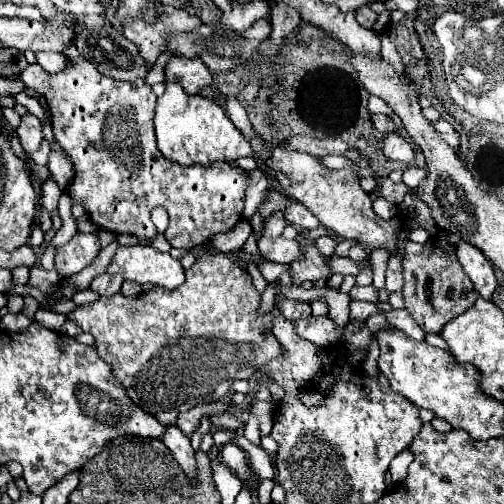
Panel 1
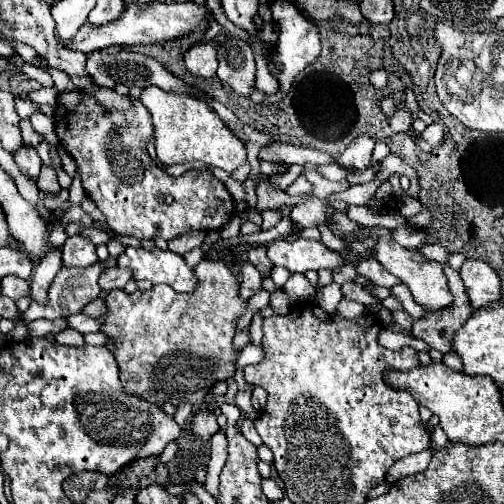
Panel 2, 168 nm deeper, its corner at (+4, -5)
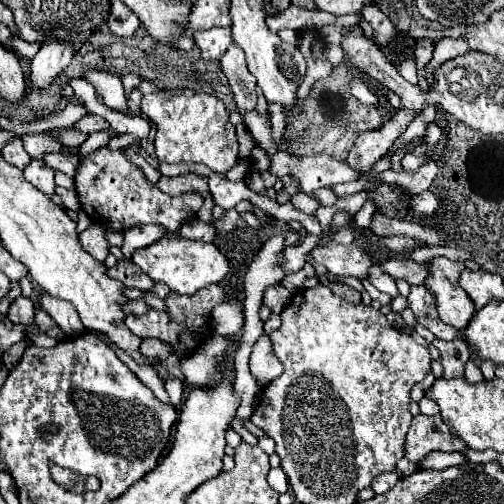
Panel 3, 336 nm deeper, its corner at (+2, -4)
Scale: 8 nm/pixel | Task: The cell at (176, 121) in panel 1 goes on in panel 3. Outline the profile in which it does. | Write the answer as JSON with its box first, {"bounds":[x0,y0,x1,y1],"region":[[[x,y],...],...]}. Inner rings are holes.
{"bounds":[140,88,238,176],"region":[[[188,88],[160,90],[144,96],[140,110],[158,126],[154,136],[154,154],[160,162],[198,162],[206,164],[220,176],[238,162],[236,130],[220,98]]]}

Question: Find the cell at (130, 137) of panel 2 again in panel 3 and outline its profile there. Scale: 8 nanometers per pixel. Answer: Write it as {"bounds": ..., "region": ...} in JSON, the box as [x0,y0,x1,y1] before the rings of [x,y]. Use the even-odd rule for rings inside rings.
{"bounds":[74,146,204,231],"region":[[[106,146],[92,154],[86,154],[80,160],[74,184],[82,210],[92,222],[100,226],[104,224],[108,230],[123,231],[140,224],[160,224],[166,230],[178,230],[186,218],[190,220],[196,216],[204,202],[196,192],[188,192],[186,196],[168,196],[160,192],[160,188],[152,186],[144,178],[144,173],[130,164],[120,150],[110,152]]]}

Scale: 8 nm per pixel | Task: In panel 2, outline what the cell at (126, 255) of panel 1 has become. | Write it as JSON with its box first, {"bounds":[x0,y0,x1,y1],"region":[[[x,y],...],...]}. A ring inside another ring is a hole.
{"bounds":[118,247,196,293],"region":[[[126,247],[118,257],[118,267],[132,271],[134,281],[150,281],[152,285],[170,285],[178,293],[190,293],[196,287],[196,277],[184,259],[172,251],[146,251],[142,247]]]}

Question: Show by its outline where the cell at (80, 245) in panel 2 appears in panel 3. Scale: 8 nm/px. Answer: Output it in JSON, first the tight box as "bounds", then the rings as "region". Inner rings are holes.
{"bounds":[80,224,110,262],"region":[[[90,224],[84,232],[80,232],[80,244],[98,262],[104,262],[110,252],[110,244],[106,240],[106,228],[98,224]]]}

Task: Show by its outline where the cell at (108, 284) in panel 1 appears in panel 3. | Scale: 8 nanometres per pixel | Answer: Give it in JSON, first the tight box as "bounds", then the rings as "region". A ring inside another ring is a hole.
{"bounds":[108,260,154,288],"region":[[[120,260],[114,268],[108,268],[108,276],[114,280],[122,280],[122,284],[126,284],[128,288],[154,288],[154,280],[150,280],[150,276],[146,276],[132,260]]]}

